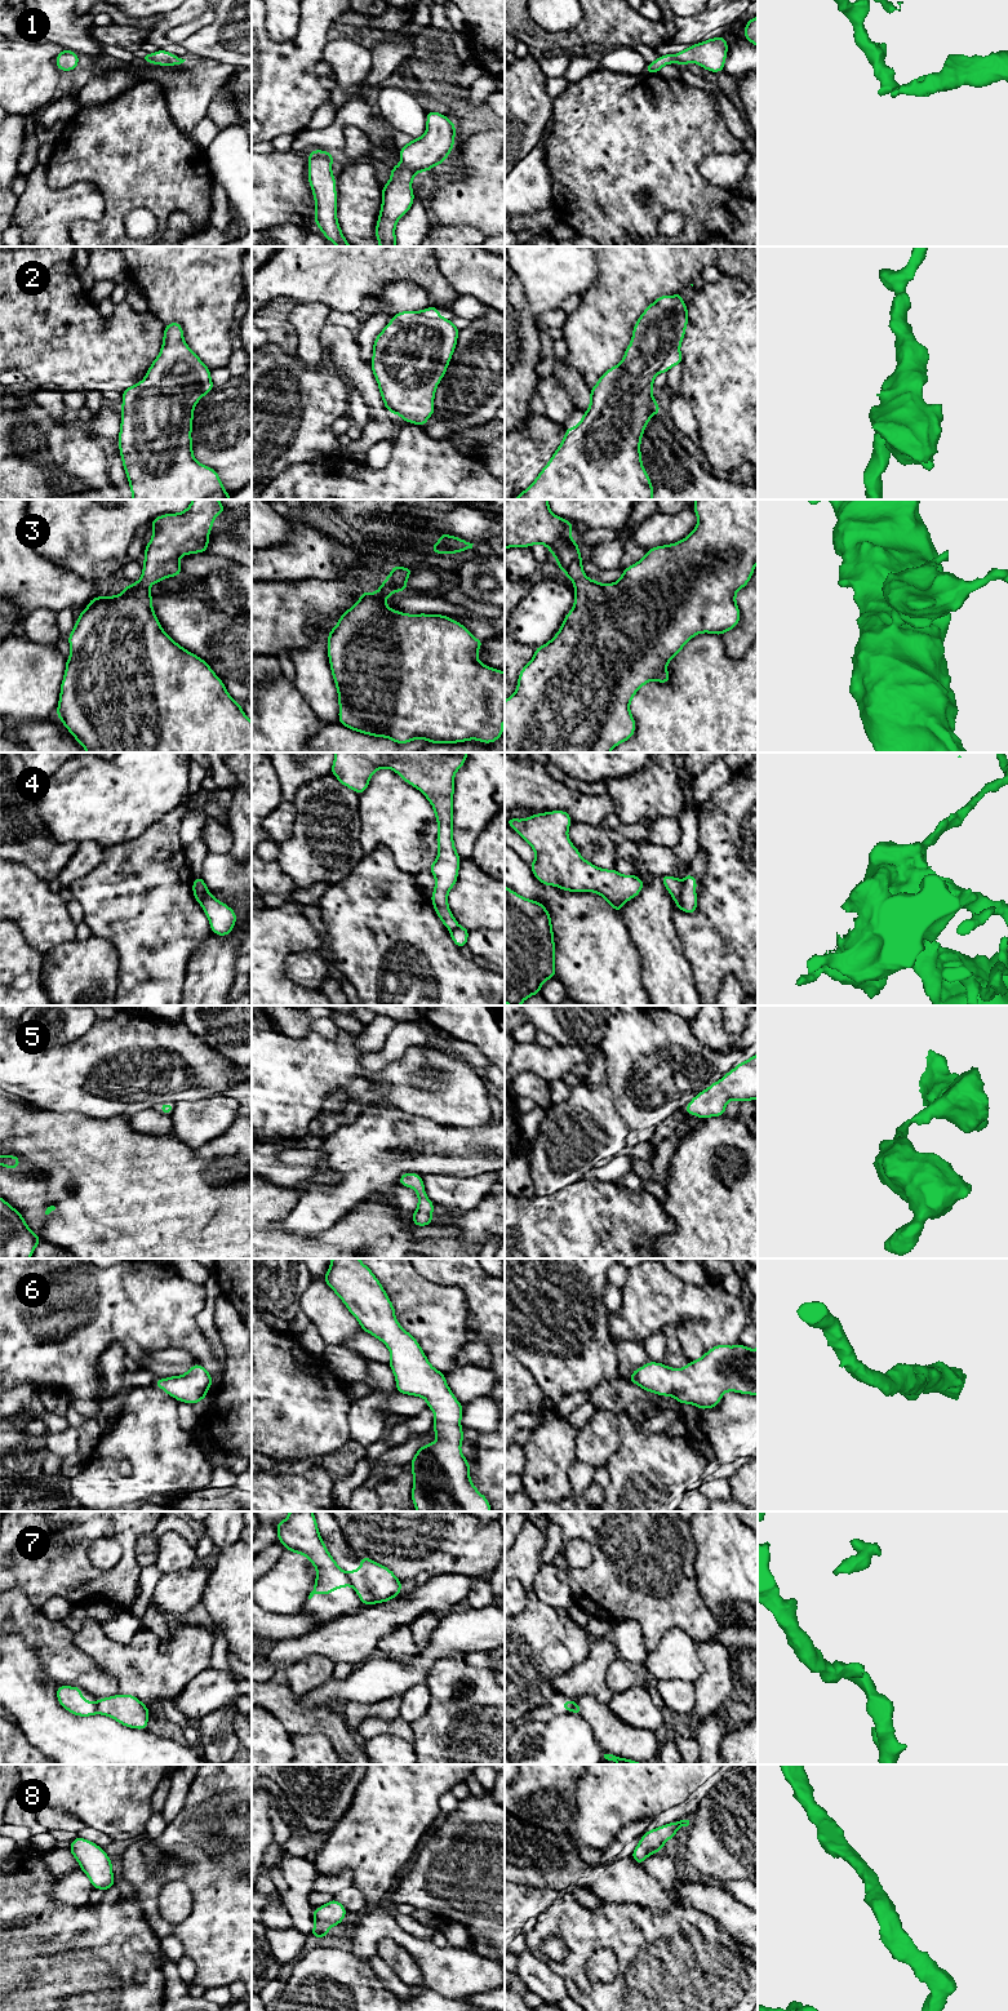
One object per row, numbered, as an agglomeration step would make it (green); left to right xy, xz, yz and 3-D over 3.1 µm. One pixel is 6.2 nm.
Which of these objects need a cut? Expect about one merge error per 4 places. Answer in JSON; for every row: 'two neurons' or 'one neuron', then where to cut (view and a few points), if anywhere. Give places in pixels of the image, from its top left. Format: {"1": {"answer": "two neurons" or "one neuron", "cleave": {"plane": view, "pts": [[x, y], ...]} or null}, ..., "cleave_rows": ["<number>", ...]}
{"1": {"answer": "one neuron", "cleave": null}, "2": {"answer": "one neuron", "cleave": null}, "3": {"answer": "one neuron", "cleave": null}, "4": {"answer": "two neurons", "cleave": {"plane": "yz", "pts": [[684, 882], [676, 905]]}}, "5": {"answer": "one neuron", "cleave": null}, "6": {"answer": "one neuron", "cleave": null}, "7": {"answer": "two neurons", "cleave": {"plane": "xz", "pts": [[347, 1576], [352, 1585]]}}, "8": {"answer": "one neuron", "cleave": null}, "cleave_rows": ["4", "7"]}

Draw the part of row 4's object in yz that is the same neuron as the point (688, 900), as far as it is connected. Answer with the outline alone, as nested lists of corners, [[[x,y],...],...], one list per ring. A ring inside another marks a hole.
[[[688,873],[685,875],[683,892],[676,905],[681,911],[693,914],[697,911],[697,894],[696,894],[697,880]]]

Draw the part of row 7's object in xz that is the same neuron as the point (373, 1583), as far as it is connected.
[[[368,1557],[360,1558],[359,1571],[348,1571],[348,1579],[361,1603],[368,1607],[376,1602],[383,1603],[396,1598],[401,1592],[401,1581],[398,1576]]]

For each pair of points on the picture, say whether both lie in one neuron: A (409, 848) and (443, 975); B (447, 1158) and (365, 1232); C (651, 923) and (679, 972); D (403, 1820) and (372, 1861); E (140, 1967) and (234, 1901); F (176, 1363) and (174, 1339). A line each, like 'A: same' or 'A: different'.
A: different
B: different
C: same
D: same
E: different
F: different

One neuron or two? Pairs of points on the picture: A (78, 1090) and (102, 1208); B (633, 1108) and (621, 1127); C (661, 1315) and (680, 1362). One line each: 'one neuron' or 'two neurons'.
A: two neurons
B: two neurons
C: two neurons

